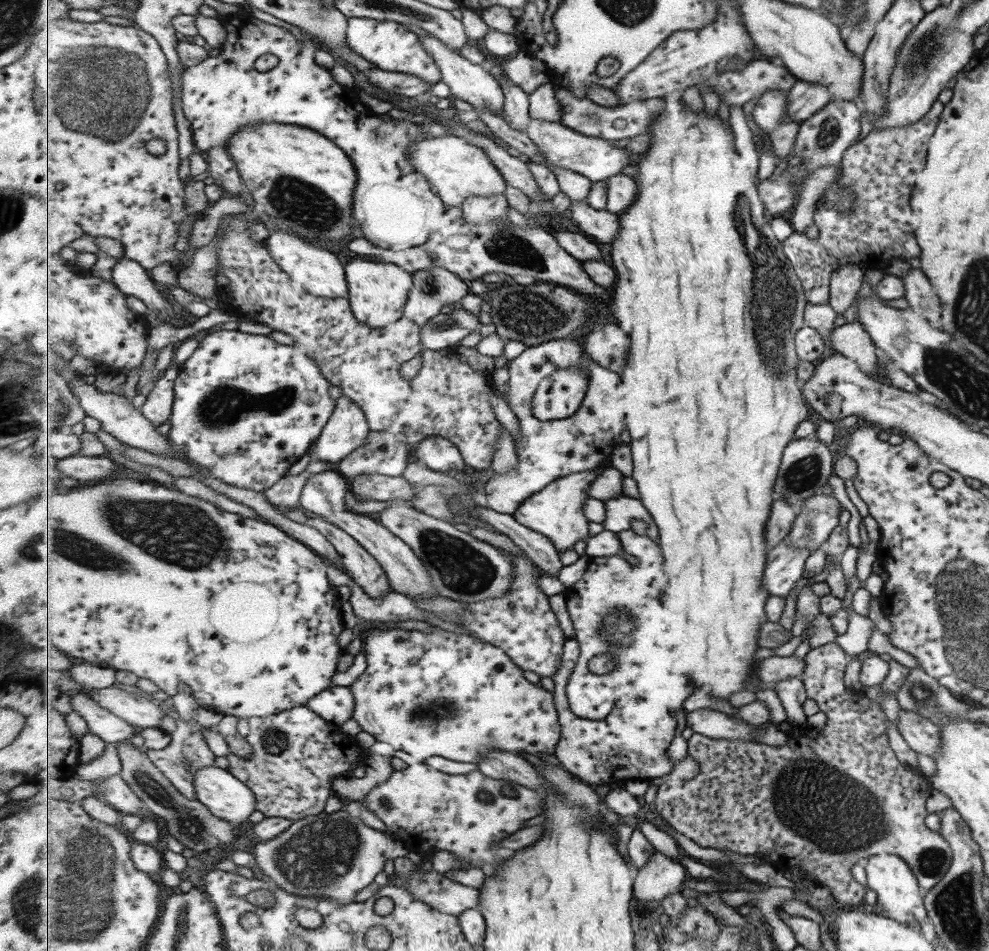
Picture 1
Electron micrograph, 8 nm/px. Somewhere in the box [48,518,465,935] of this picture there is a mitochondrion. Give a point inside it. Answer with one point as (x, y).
(317, 857)

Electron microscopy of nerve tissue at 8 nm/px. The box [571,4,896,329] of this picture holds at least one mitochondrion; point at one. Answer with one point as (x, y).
(830, 131)

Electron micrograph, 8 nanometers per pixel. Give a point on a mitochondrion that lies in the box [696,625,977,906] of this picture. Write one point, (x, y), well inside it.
(819, 805)

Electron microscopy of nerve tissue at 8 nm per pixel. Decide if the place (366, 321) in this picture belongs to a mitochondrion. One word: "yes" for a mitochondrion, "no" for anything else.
no

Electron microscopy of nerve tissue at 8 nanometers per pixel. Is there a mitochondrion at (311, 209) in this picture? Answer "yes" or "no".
yes

